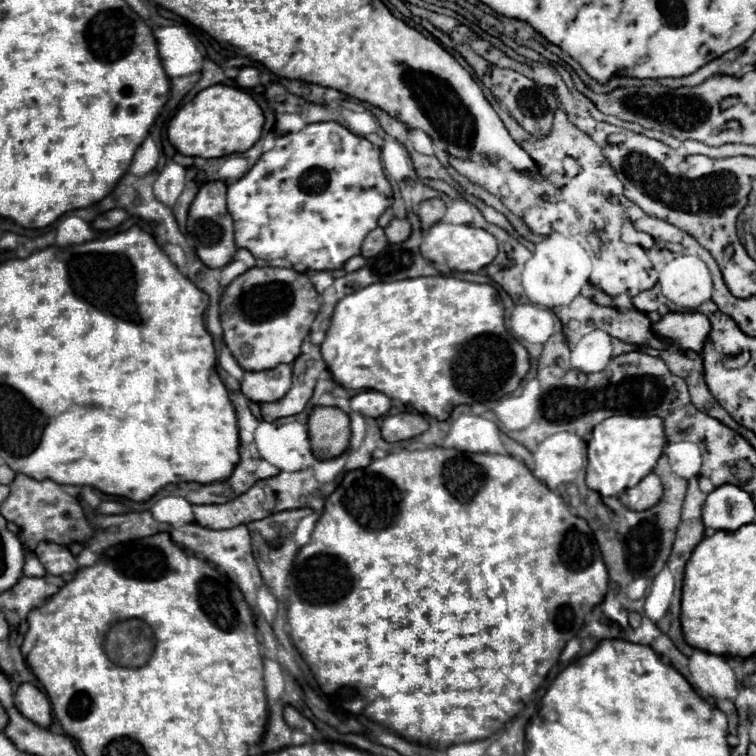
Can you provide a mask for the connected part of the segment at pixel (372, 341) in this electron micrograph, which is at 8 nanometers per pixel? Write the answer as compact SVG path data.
M452 276L406 278L380 282L344 296L320 346L334 380L352 390L378 390L410 404L424 416L446 420L454 406L500 400L514 392L530 370L526 348L506 330L504 306L492 284L466 282Z

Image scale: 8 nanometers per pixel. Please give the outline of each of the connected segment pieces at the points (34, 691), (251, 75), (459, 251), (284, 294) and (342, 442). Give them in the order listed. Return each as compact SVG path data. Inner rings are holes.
M28 682L20 684L18 692L14 694L14 704L22 716L26 716L28 720L32 720L40 726L48 726L52 722L48 696L40 688L36 688Z
M254 66L240 68L240 74L238 74L236 82L238 82L240 88L254 88L254 86L260 82L260 72L258 72L258 68L254 68Z
M436 222L428 234L424 236L422 244L420 244L420 252L426 260L434 262L434 264L446 264L450 270L456 272L478 272L480 268L488 266L496 254L498 254L498 246L492 234L488 234L482 228L476 226L468 226L468 224L446 224L446 222Z
M250 268L230 282L220 300L224 342L240 368L260 372L276 364L292 364L318 314L318 292L306 274L292 268Z
M318 406L308 418L308 436L318 460L336 458L350 446L350 418L340 408Z

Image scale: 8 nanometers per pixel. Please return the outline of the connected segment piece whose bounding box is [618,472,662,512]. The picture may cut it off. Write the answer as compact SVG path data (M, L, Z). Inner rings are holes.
M650 472L644 480L640 480L640 484L622 492L618 498L628 510L640 512L640 510L648 510L656 506L660 496L662 496L662 482L654 472Z

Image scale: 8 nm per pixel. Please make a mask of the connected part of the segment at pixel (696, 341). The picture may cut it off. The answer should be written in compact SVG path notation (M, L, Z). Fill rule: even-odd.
M668 312L658 322L652 322L652 330L682 350L700 352L708 338L710 322L700 312Z

